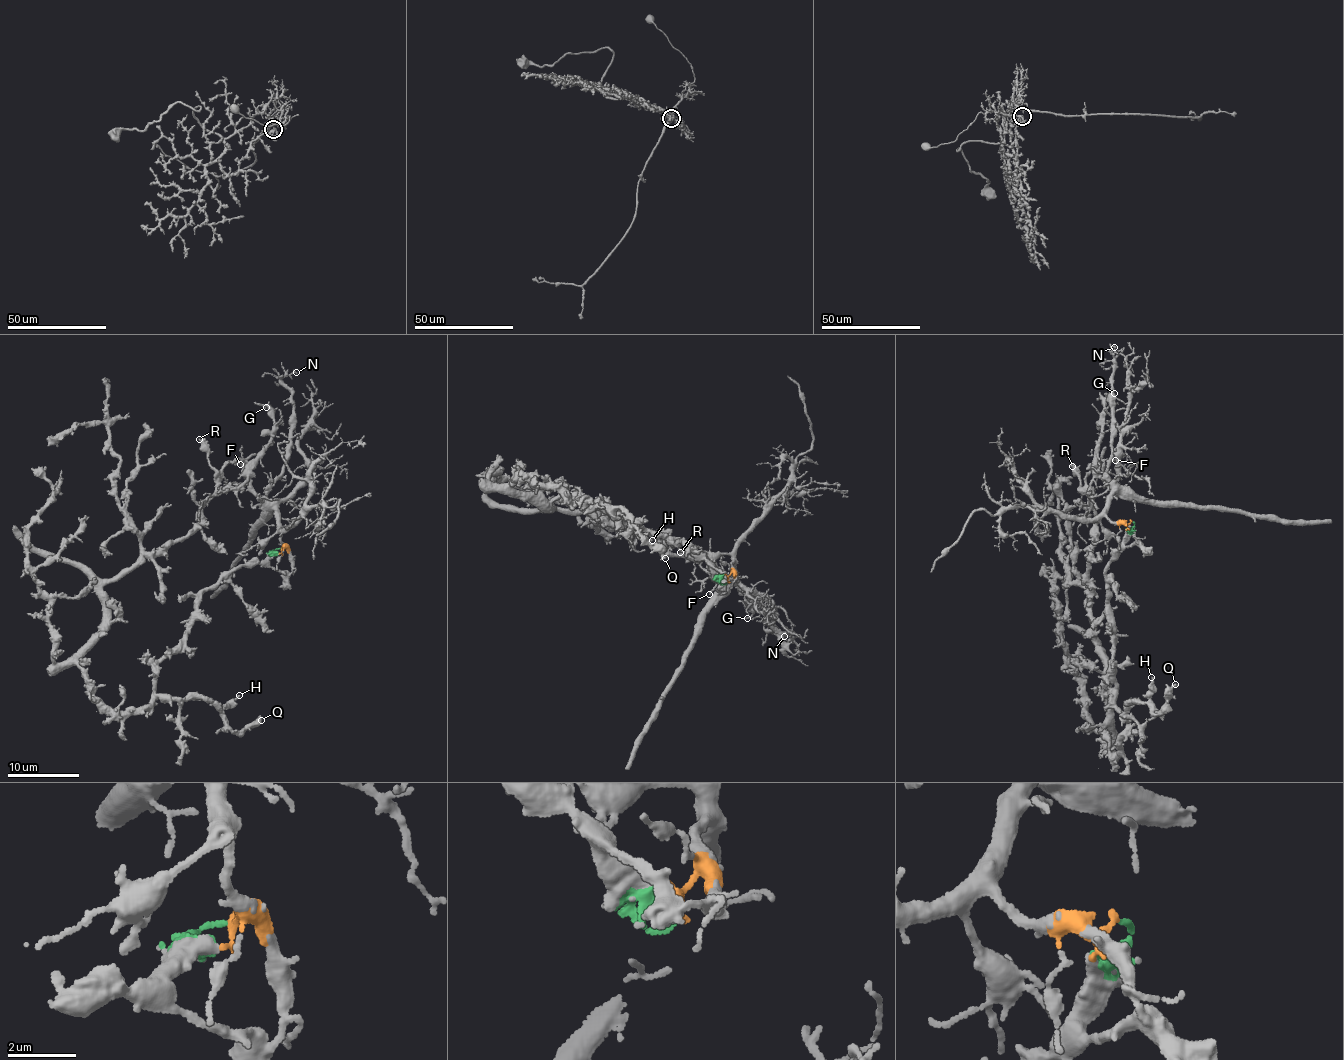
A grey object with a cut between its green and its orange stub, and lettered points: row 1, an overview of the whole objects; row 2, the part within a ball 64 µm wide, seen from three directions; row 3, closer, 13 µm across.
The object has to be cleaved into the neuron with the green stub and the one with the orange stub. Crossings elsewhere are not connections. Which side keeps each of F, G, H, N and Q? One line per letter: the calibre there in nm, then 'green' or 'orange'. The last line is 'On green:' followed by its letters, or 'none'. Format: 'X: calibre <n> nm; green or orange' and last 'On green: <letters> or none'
F: calibre 200 nm; orange
G: calibre 180 nm; orange
H: calibre 200 nm; green
N: calibre 130 nm; orange
Q: calibre 320 nm; green
On green: H, Q

